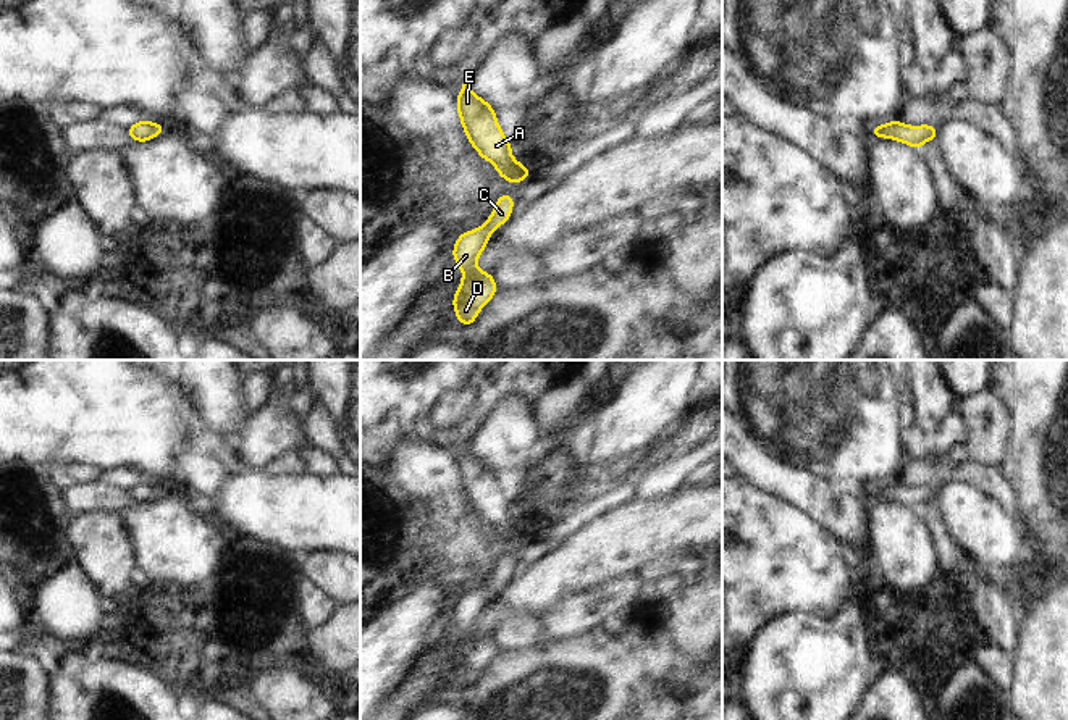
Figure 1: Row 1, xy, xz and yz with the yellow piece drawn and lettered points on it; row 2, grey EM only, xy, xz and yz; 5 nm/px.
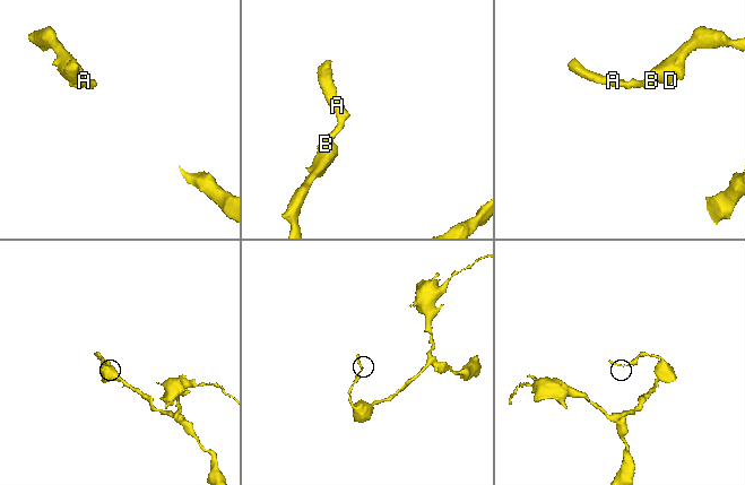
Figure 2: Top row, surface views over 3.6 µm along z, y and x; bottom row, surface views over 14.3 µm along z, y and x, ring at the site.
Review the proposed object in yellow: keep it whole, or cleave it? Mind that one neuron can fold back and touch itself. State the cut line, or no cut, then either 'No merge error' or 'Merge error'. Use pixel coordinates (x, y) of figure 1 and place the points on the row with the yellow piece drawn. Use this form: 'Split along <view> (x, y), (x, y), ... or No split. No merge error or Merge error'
No split. No merge error

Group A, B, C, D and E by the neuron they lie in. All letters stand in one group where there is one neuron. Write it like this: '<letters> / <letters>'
A B C D E

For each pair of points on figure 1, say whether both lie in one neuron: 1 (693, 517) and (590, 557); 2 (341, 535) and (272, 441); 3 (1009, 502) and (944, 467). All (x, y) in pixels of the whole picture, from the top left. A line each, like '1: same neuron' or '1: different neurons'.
1: same neuron
2: different neurons
3: same neuron

